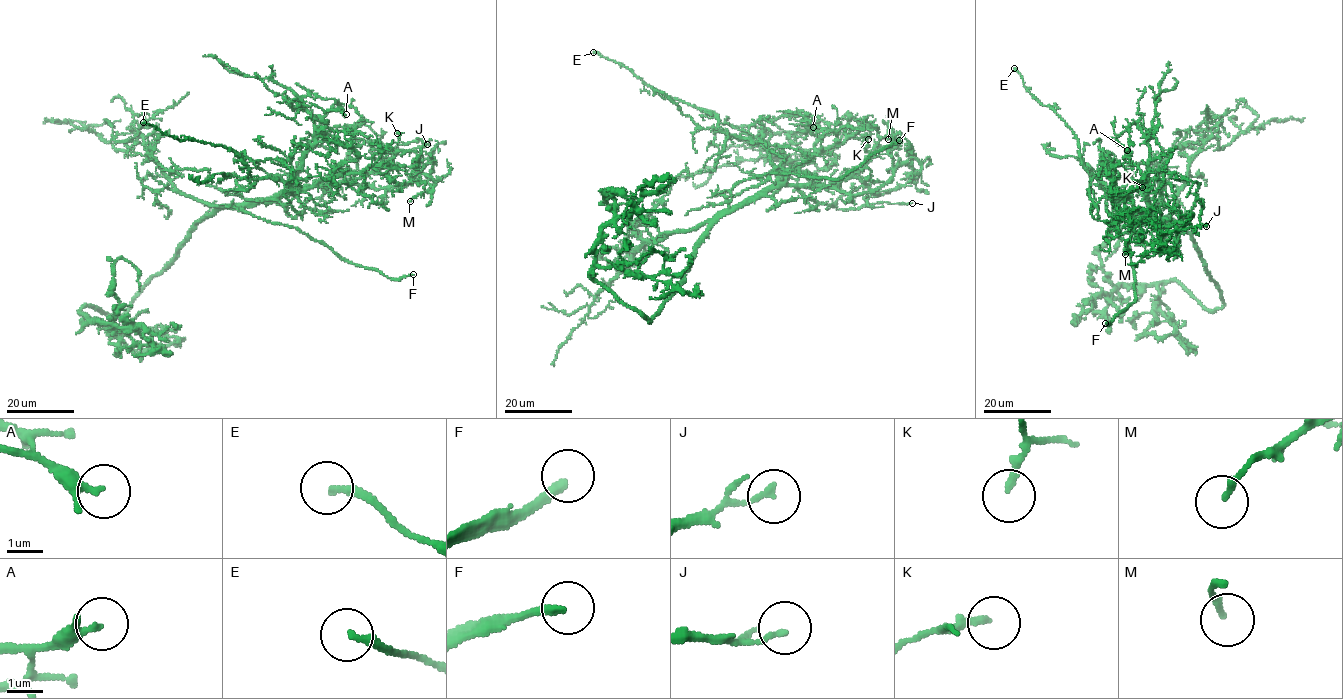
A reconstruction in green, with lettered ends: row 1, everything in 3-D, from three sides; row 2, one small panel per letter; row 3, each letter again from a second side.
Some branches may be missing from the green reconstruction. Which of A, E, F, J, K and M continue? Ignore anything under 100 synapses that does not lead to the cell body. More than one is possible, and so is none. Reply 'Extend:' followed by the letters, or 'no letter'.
Extend: F

